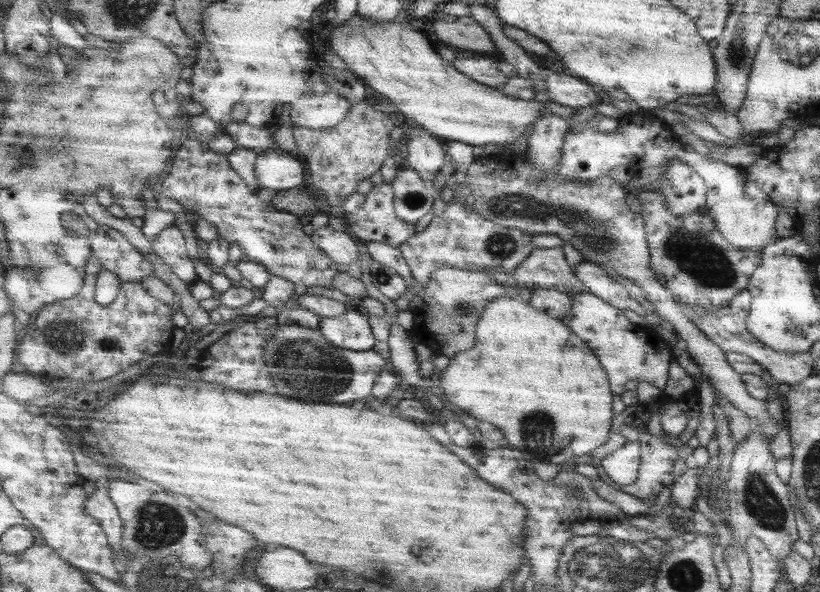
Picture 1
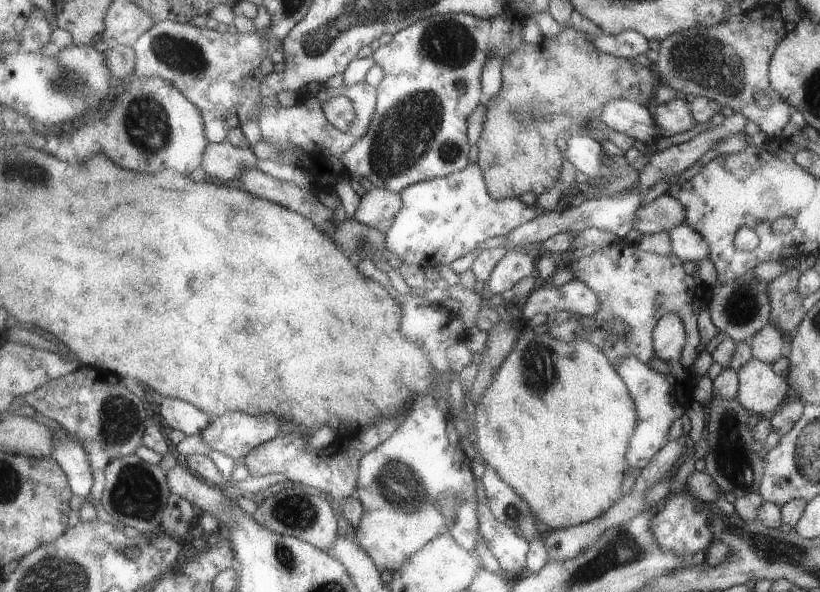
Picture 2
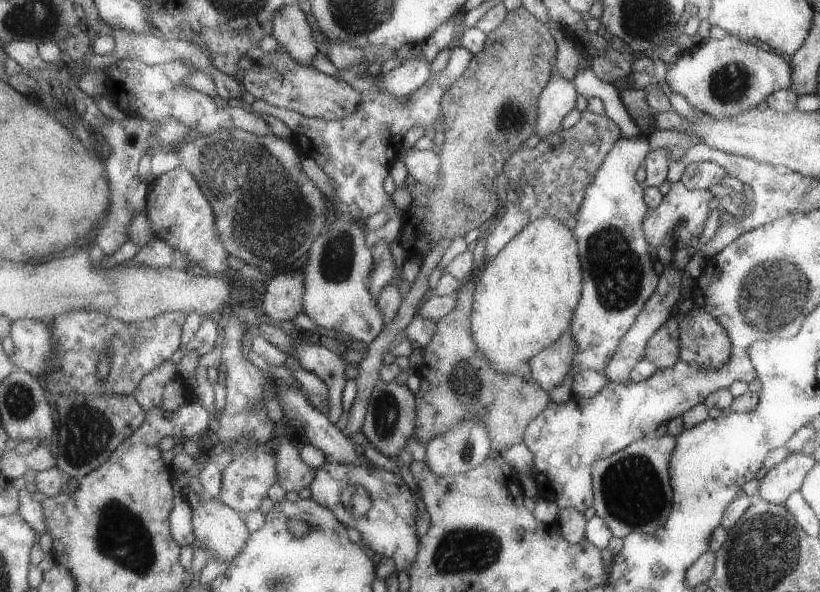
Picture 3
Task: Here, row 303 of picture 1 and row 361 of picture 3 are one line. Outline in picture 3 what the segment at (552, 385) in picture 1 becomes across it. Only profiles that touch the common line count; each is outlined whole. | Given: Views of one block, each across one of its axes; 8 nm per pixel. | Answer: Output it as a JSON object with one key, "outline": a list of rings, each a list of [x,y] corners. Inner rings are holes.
{"outline":[[[555,218],[533,220],[495,260],[487,260],[477,274],[475,310],[473,310],[473,334],[479,348],[487,354],[497,370],[503,374],[515,372],[523,364],[529,364],[537,354],[553,346],[571,326],[577,314],[577,306],[583,298],[583,262],[581,248],[575,230],[569,230],[565,222]]]}

